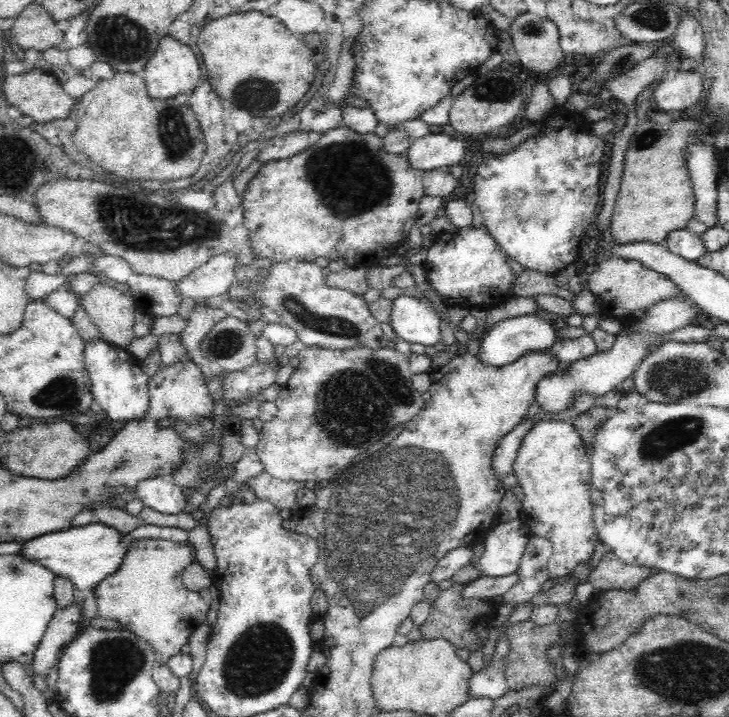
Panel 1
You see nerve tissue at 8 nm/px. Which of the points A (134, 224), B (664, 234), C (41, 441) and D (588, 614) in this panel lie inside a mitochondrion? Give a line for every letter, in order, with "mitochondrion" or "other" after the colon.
A: mitochondrion
B: other
C: other
D: mitochondrion

